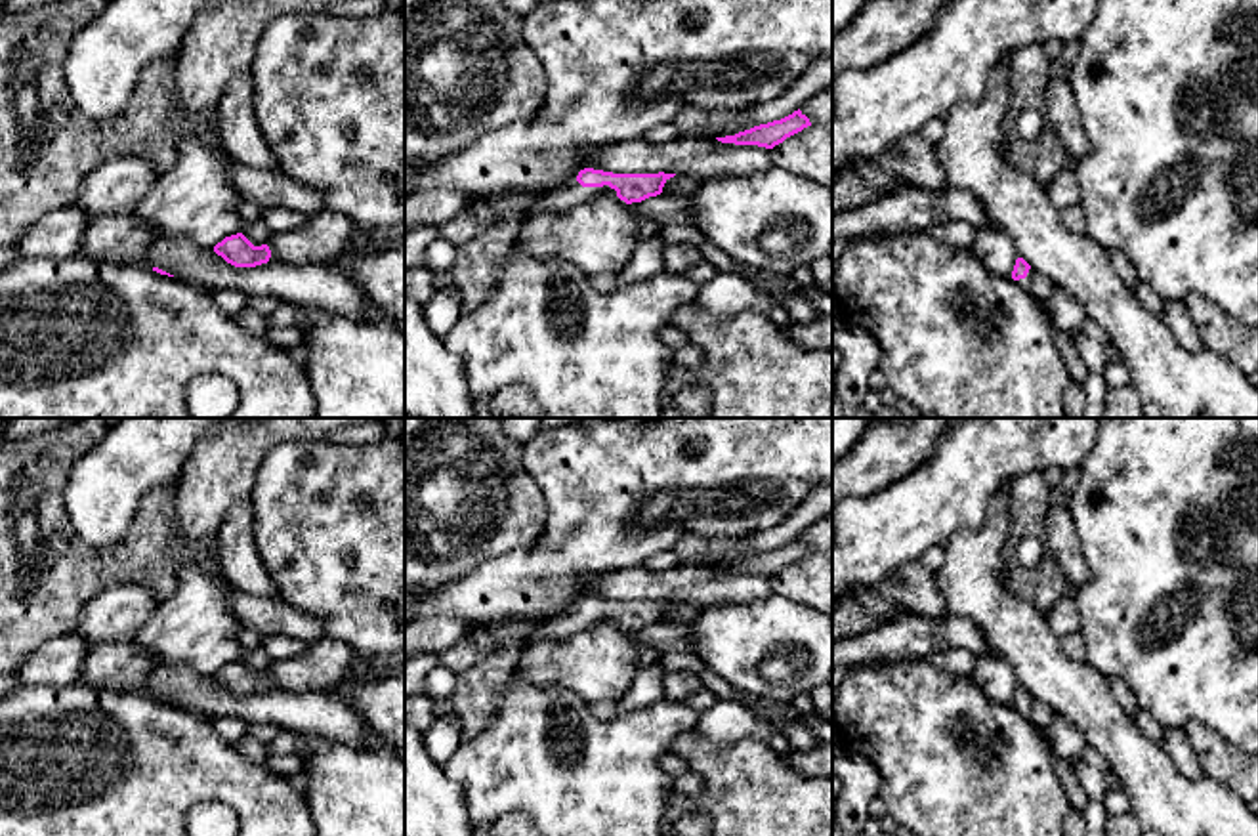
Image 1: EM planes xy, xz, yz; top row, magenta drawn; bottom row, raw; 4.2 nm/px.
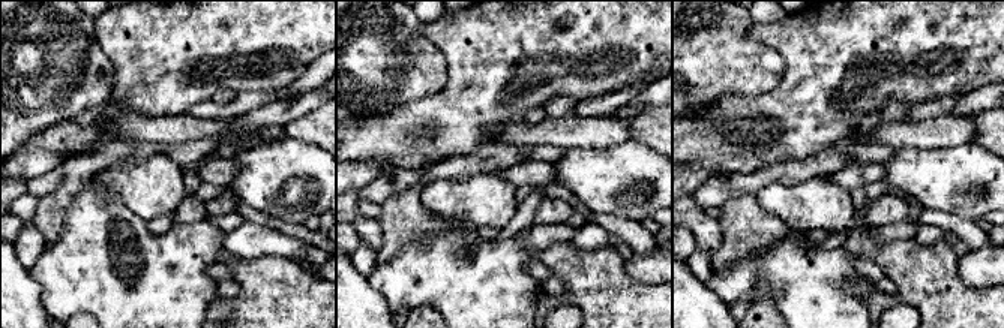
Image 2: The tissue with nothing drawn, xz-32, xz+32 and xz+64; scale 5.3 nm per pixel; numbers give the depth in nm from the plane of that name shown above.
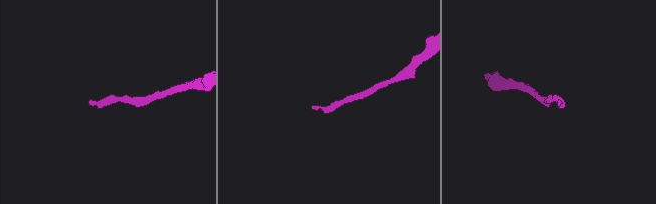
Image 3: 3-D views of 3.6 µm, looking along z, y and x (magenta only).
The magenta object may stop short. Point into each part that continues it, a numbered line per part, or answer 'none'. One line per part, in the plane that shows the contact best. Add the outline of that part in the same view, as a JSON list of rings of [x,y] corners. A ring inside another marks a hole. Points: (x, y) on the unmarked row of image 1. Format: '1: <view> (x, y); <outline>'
1: xz (564, 626); [[[578,609],[554,617],[540,624],[533,634],[527,636],[525,643],[542,641],[542,639],[569,639],[575,634],[586,632],[592,626],[613,622],[617,618],[609,613],[603,615],[582,615]]]

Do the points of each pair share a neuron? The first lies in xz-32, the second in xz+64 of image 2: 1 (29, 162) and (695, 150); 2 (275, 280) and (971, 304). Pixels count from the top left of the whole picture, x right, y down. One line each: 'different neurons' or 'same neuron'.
1: different neurons
2: same neuron

